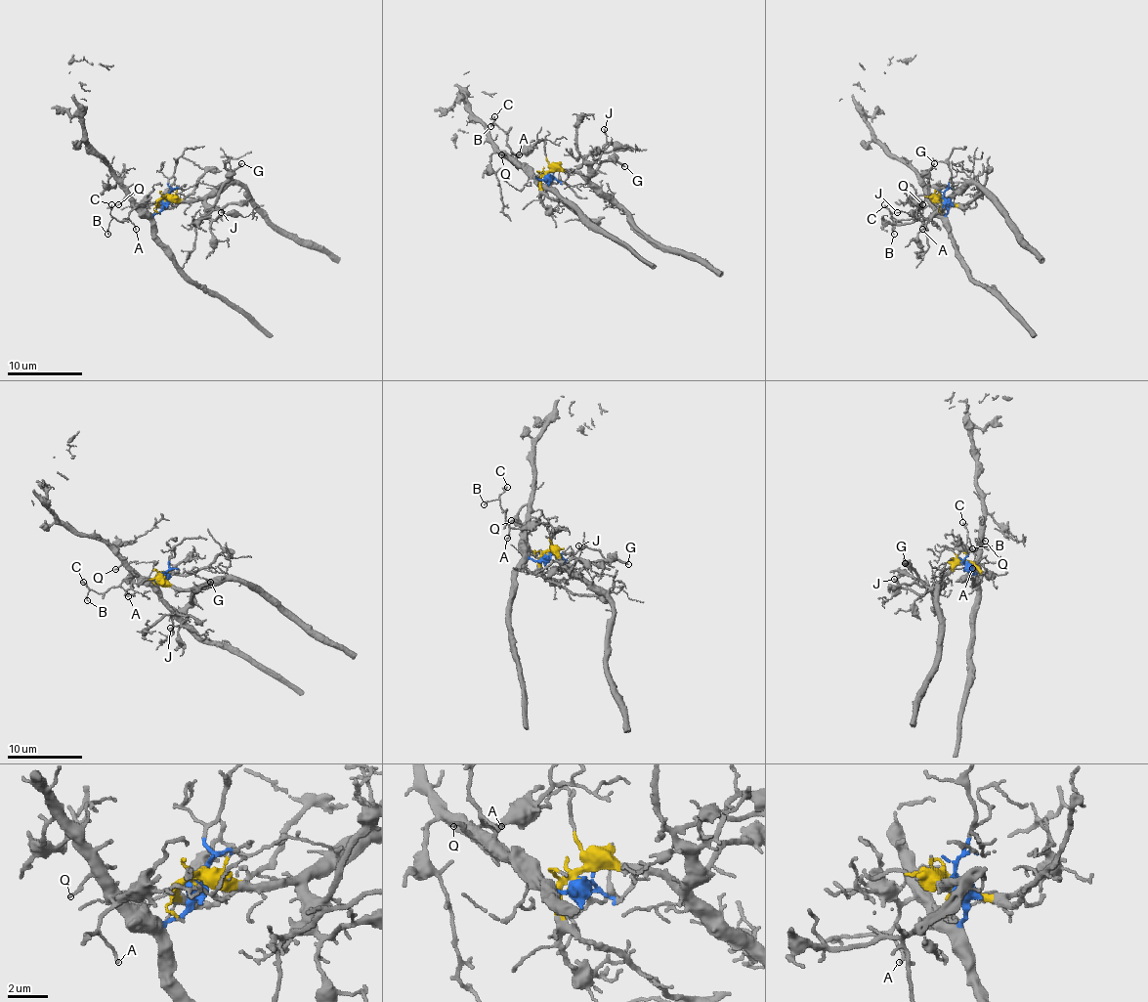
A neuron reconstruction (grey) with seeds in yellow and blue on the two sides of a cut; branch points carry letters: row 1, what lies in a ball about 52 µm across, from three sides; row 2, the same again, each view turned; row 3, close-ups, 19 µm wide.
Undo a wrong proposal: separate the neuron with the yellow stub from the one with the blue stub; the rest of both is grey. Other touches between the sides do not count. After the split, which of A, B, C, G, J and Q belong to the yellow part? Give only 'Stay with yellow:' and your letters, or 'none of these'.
Stay with yellow: G, J

